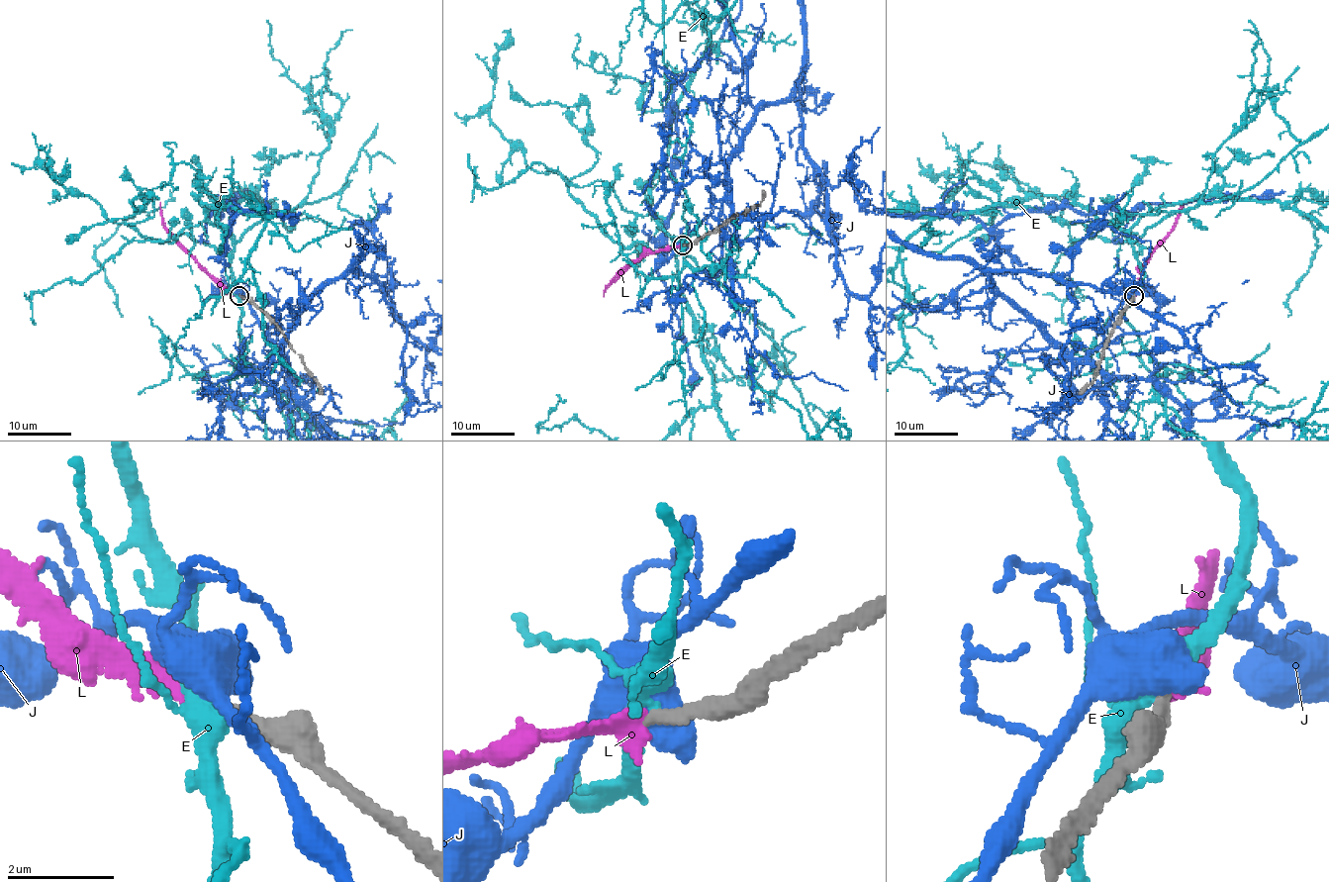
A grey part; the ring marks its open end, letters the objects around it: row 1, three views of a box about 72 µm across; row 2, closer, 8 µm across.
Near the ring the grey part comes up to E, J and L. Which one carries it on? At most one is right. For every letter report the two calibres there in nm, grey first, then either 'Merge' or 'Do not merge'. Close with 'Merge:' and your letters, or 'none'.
E: Thickness 240 nm (grey) against 300 nm. Do not merge
J: Thickness 240 nm (grey) against 800 nm. Do not merge
L: Thickness 240 nm (grey) against 360 nm. Merge
Merge: L

